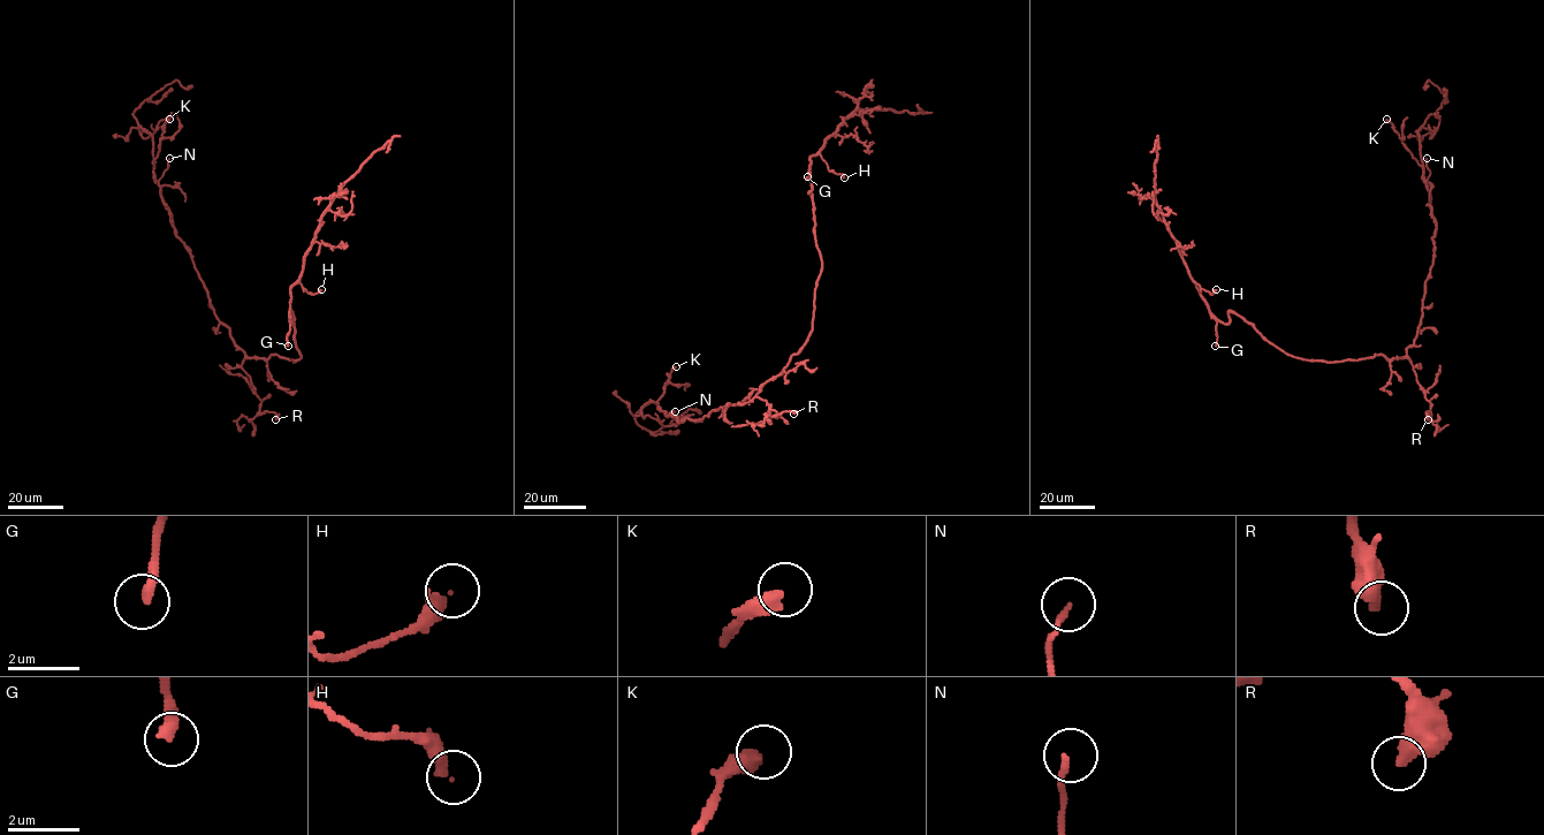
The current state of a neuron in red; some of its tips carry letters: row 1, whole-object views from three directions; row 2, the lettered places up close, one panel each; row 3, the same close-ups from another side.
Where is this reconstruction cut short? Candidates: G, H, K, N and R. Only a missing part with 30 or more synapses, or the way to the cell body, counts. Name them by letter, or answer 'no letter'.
G

